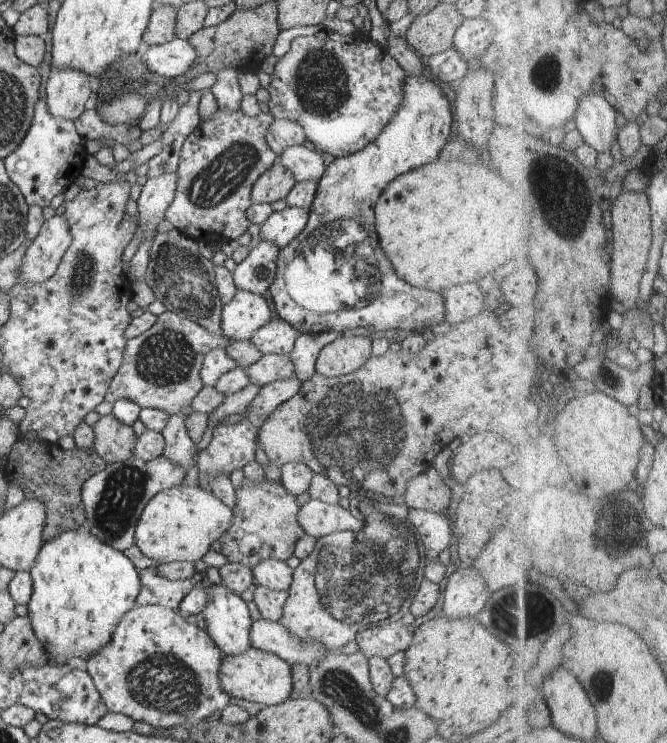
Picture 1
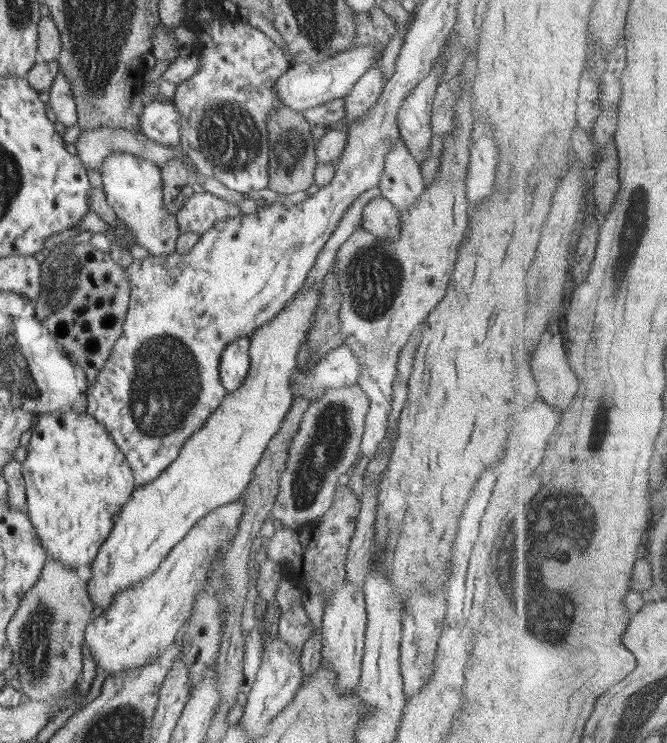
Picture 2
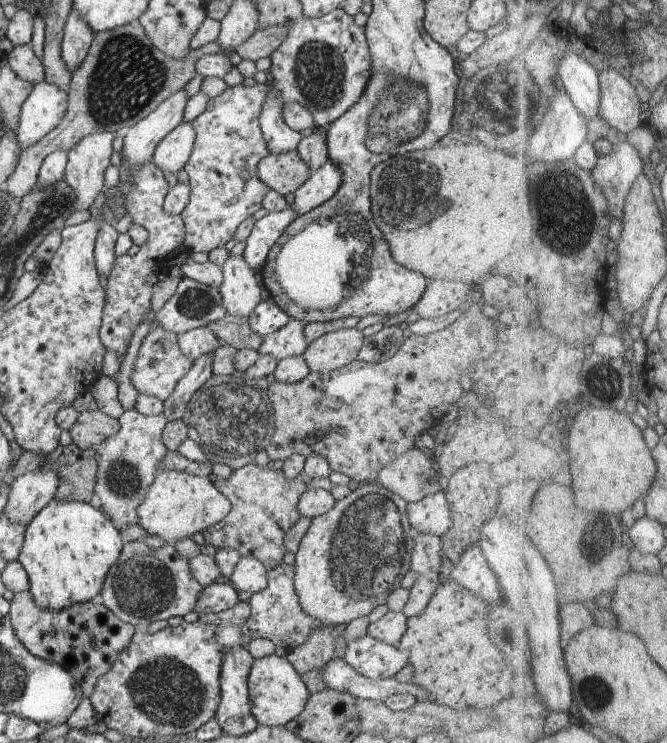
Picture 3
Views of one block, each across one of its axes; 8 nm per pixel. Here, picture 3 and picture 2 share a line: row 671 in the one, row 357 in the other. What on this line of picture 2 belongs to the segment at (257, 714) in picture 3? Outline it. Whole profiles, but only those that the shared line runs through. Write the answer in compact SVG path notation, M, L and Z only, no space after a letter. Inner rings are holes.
M303 286L293 300L286 302L286 306L270 322L266 322L249 337L250 370L242 386L225 395L225 399L208 417L203 428L186 440L178 456L168 468L160 472L156 480L137 486L130 494L130 500L124 504L108 538L104 540L96 558L90 564L92 577L87 581L87 592L94 607L108 608L116 593L128 589L130 585L142 581L153 573L170 549L188 534L198 520L215 508L241 498L253 478L253 471L262 458L267 444L278 433L286 413L292 406L294 398L292 380L296 368L299 367L298 349L307 339L308 329L312 325L312 315L320 303L321 294L315 289Z

